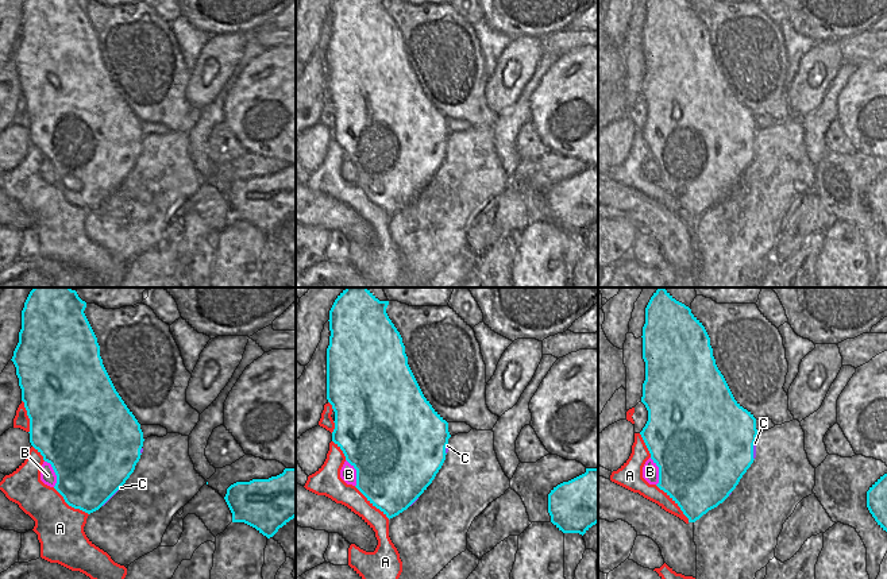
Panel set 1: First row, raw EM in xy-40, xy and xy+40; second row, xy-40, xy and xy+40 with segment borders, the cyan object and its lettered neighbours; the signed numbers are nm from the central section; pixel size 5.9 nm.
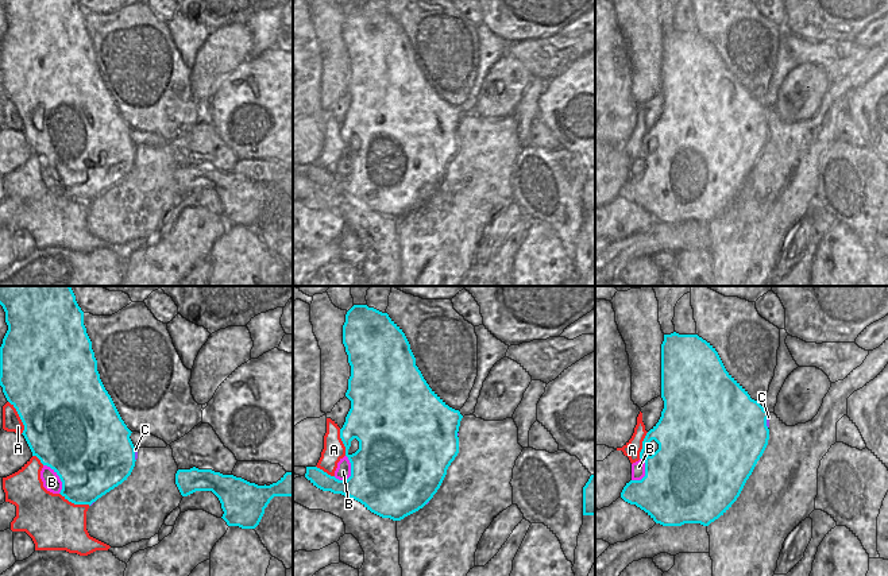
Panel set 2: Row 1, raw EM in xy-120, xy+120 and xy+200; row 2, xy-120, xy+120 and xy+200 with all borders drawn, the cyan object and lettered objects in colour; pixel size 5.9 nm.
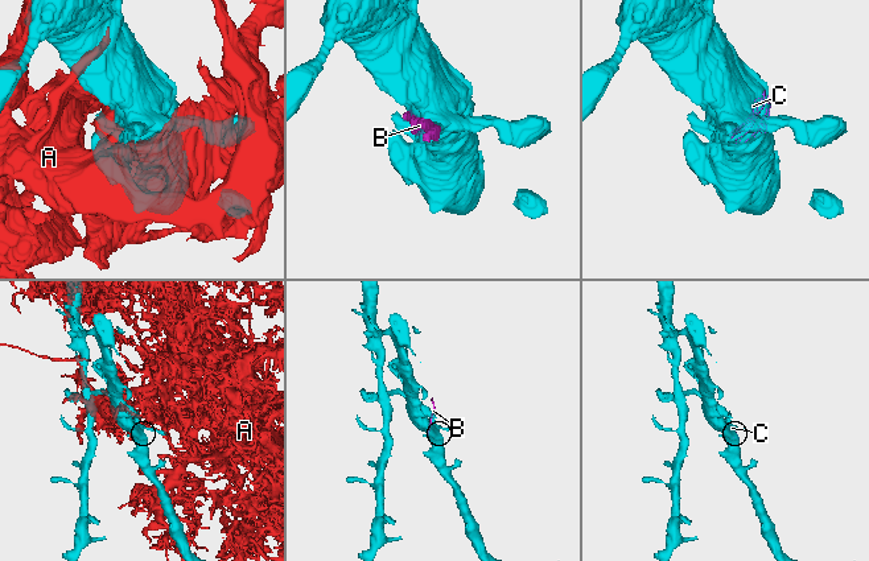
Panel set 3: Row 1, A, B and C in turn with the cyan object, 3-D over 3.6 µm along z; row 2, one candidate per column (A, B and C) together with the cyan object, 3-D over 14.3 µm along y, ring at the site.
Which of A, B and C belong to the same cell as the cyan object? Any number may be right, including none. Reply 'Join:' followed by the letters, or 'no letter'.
Join: C

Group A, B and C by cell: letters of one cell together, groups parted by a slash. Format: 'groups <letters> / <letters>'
groups A / B / C

